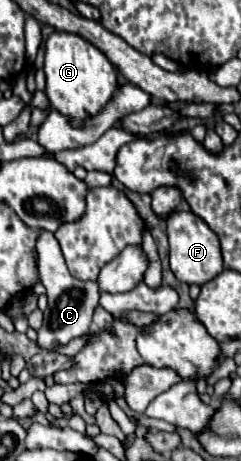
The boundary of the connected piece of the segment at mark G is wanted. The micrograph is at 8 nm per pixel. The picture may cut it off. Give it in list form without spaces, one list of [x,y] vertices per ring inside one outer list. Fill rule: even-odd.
[[[54,31],[46,39],[46,59],[44,59],[44,73],[46,73],[46,95],[50,107],[68,117],[70,125],[82,127],[86,119],[98,115],[114,97],[118,89],[118,73],[108,57],[96,49],[90,41],[82,39],[76,33]]]

